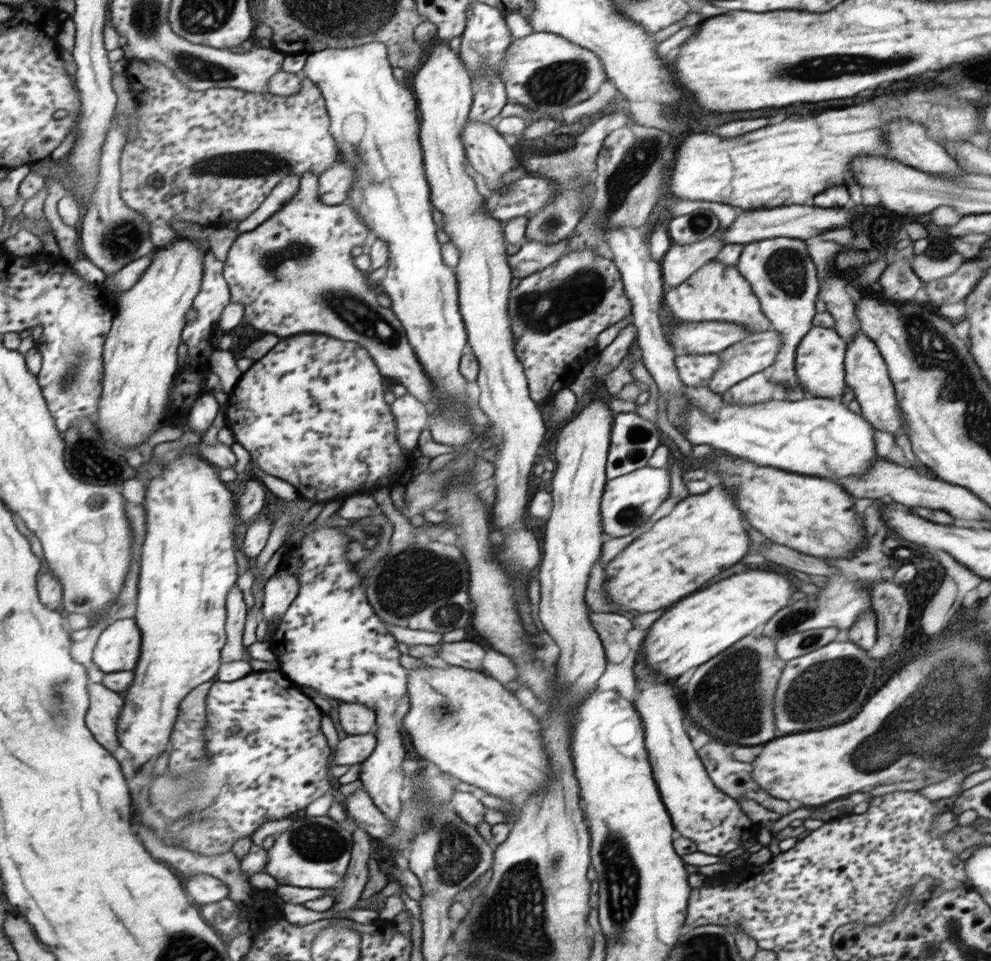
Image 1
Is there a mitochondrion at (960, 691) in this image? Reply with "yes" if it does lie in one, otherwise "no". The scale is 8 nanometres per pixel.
yes

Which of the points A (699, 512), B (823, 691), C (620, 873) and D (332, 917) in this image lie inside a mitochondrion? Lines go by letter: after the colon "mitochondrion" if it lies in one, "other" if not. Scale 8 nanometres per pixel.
A: other
B: mitochondrion
C: mitochondrion
D: other

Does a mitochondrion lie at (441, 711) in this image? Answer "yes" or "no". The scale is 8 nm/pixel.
yes

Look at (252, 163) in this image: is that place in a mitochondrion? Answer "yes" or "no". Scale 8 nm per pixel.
yes

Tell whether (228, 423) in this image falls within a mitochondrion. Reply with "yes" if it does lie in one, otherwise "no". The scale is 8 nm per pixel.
no

